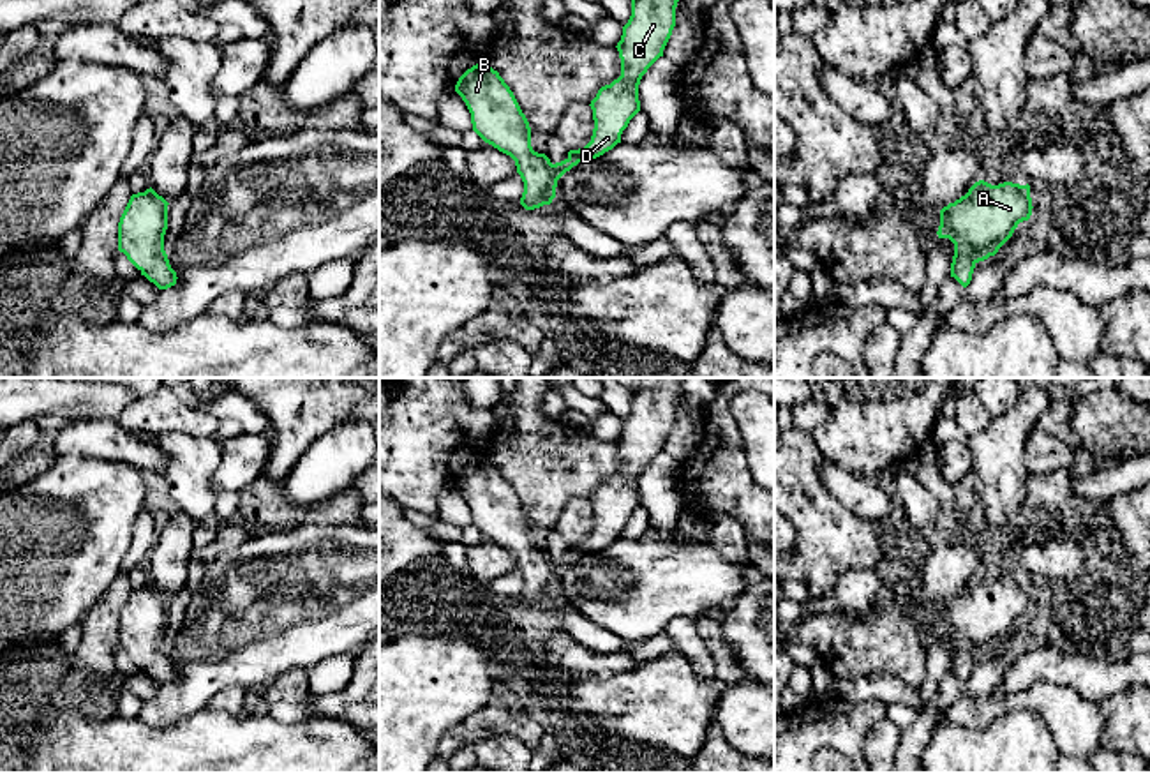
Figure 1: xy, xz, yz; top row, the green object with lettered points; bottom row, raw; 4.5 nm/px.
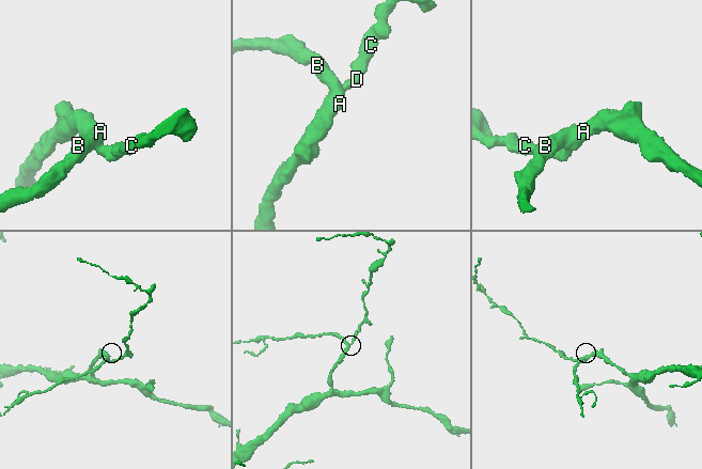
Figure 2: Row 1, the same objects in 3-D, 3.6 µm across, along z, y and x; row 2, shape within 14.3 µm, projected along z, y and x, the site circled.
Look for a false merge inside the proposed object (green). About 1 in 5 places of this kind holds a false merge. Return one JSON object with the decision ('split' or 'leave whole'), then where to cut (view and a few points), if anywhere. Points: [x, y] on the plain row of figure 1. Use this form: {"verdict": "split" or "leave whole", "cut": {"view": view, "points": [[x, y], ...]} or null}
{"verdict": "leave whole", "cut": null}

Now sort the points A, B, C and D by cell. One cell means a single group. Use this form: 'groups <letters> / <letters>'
groups A B C D

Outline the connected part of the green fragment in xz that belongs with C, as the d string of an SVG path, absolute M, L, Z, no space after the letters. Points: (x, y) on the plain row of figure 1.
M642 378L631 390L631 411L623 422L617 447L621 471L598 485L591 496L594 524L591 537L552 559L531 542L531 522L513 487L489 461L489 455L467 464L455 487L471 508L473 526L515 556L524 577L520 600L534 605L550 600L557 575L582 556L596 554L621 538L621 529L640 507L638 480L647 464L663 452L676 422L676 402L684 378Z

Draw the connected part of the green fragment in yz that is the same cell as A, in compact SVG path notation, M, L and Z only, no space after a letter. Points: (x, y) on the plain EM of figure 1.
M975 577L965 591L940 605L938 634L954 639L951 672L963 683L979 657L995 651L1019 618L1032 611L1030 581Z

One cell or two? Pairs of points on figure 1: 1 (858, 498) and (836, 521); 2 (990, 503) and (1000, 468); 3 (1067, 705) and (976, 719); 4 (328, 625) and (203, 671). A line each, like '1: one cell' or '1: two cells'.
1: two cells
2: one cell
3: one cell
4: one cell

